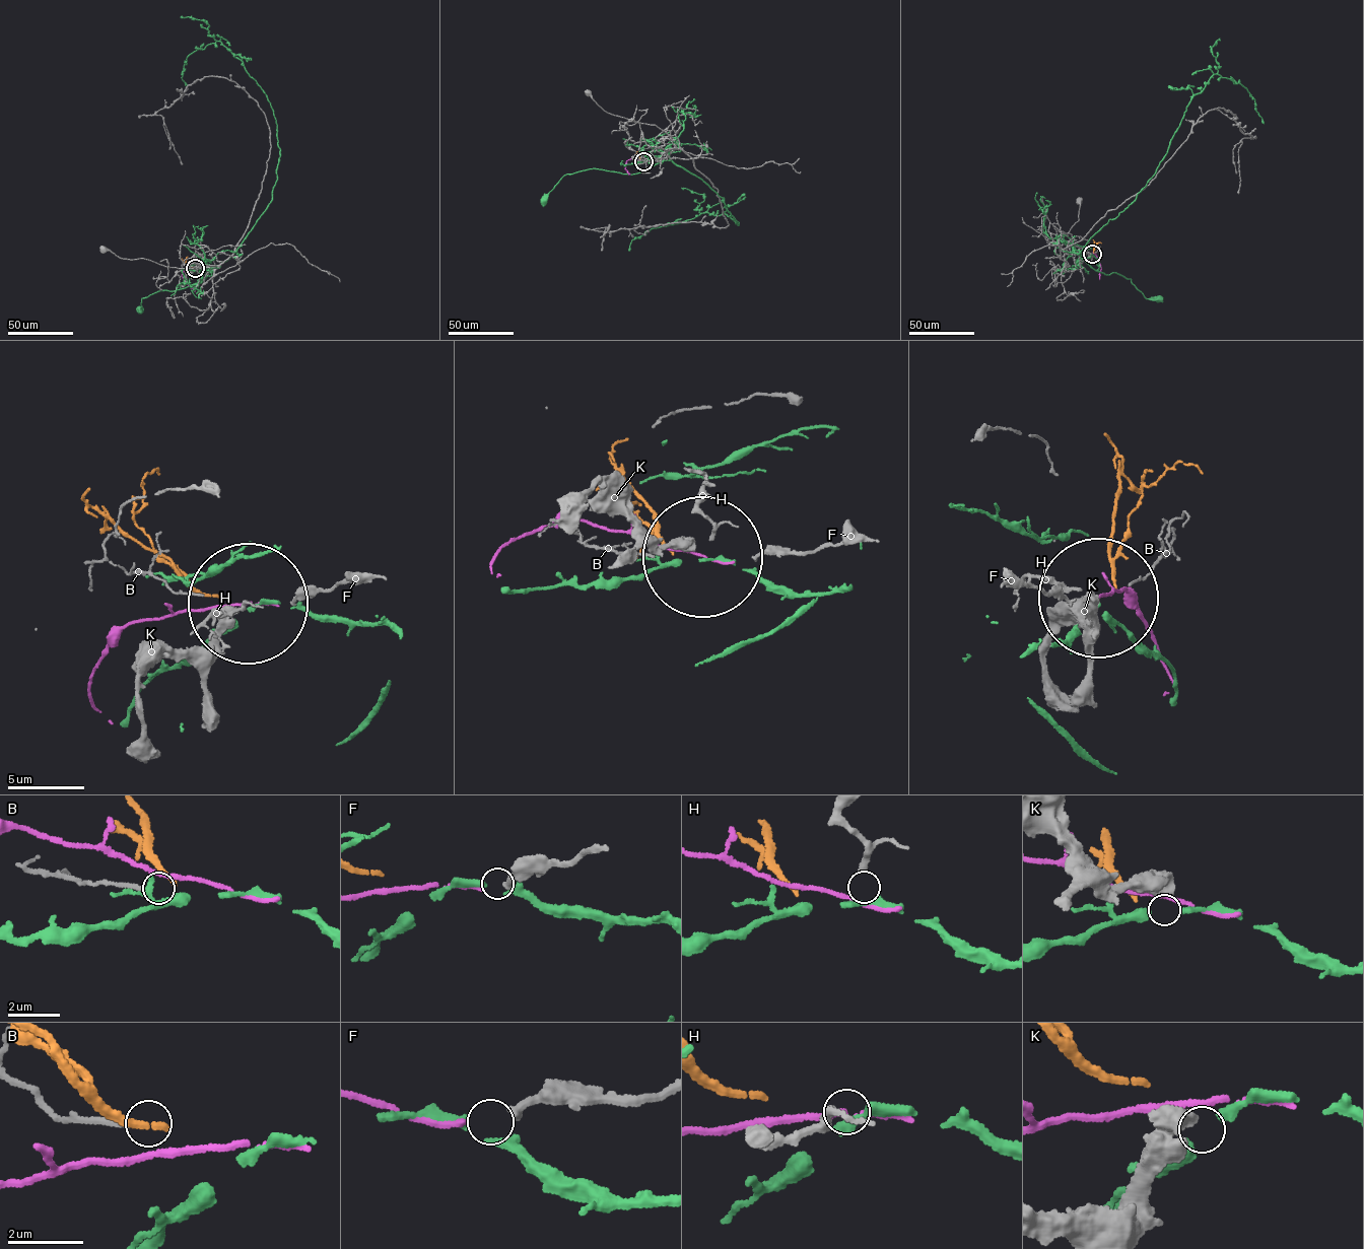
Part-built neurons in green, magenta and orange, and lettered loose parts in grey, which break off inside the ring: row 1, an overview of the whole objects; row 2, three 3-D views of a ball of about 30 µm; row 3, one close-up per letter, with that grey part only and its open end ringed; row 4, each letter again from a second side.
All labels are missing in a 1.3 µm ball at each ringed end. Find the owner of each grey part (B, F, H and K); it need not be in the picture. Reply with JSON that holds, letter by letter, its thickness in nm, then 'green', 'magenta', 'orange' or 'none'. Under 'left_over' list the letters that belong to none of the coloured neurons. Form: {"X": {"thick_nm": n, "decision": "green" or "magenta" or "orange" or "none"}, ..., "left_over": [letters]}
{"B": {"thick_nm": 160, "decision": "none"}, "F": {"thick_nm": 200, "decision": "magenta"}, "H": {"thick_nm": 240, "decision": "green"}, "K": {"thick_nm": 650, "decision": "none"}, "left_over": ["B", "K"]}

